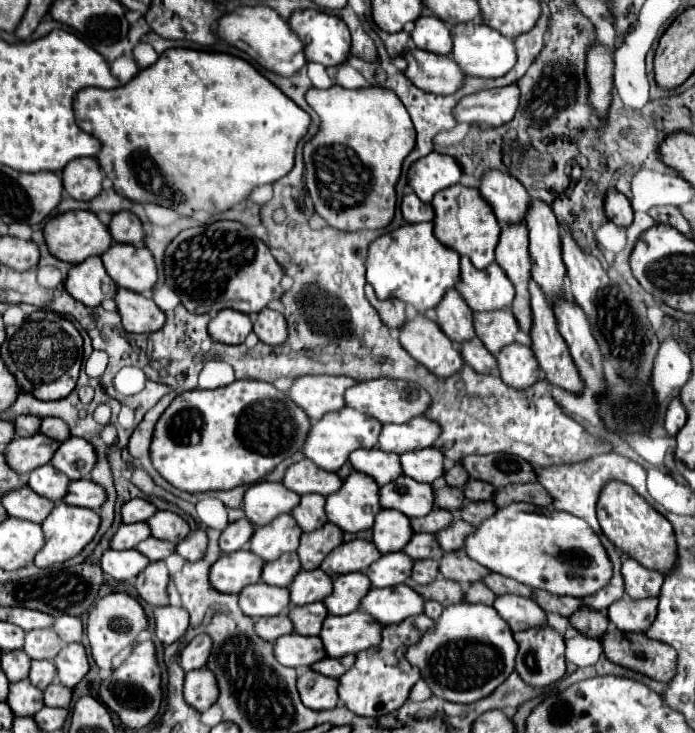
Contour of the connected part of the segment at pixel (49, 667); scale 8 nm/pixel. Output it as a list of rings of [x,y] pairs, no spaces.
[[[33,660],[33,662],[31,662],[29,680],[31,680],[37,688],[45,690],[45,688],[55,680],[55,676],[57,676],[57,668],[53,668],[53,662],[49,662],[49,660]]]

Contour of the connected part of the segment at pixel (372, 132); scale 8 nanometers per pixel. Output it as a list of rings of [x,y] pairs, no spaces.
[[[339,84],[331,88],[317,90],[309,88],[305,94],[307,104],[317,112],[321,124],[319,132],[305,142],[305,186],[309,196],[313,198],[315,212],[333,228],[339,230],[365,230],[365,228],[385,228],[395,212],[395,184],[401,174],[401,164],[405,156],[415,146],[415,132],[413,122],[393,92],[381,86],[367,86],[357,90],[347,90]]]

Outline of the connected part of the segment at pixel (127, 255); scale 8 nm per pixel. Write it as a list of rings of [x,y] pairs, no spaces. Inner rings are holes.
[[[113,244],[101,258],[107,274],[117,282],[117,286],[145,296],[151,294],[157,282],[157,266],[153,254],[145,246]]]

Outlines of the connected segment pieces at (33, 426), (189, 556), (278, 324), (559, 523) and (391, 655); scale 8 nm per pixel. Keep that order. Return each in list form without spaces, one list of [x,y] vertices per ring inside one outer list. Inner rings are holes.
[[[19,416],[13,420],[17,426],[17,436],[35,436],[41,426],[41,418],[37,416]]]
[[[195,530],[181,544],[177,544],[177,554],[181,554],[189,562],[197,562],[201,560],[201,556],[205,556],[207,544],[207,534],[203,530]]]
[[[263,308],[253,322],[253,332],[259,336],[261,342],[269,346],[279,346],[287,340],[287,322],[281,312]]]
[[[527,502],[511,504],[505,508],[499,508],[495,516],[487,518],[477,526],[477,530],[467,536],[465,540],[465,552],[473,556],[479,564],[489,568],[491,572],[497,572],[505,578],[517,580],[533,590],[547,590],[551,594],[559,596],[575,596],[585,598],[601,588],[605,588],[613,576],[613,564],[599,540],[599,536],[585,524],[585,520],[571,516],[567,512],[557,512],[549,508],[539,508]]]
[[[425,614],[411,616],[399,624],[389,624],[383,628],[383,640],[379,646],[363,650],[357,654],[357,664],[353,664],[341,678],[339,678],[339,698],[341,702],[359,716],[383,716],[397,708],[401,708],[409,696],[413,684],[421,678],[421,672],[413,668],[405,660],[405,648],[409,644],[417,644],[421,636],[433,628],[435,620]]]

